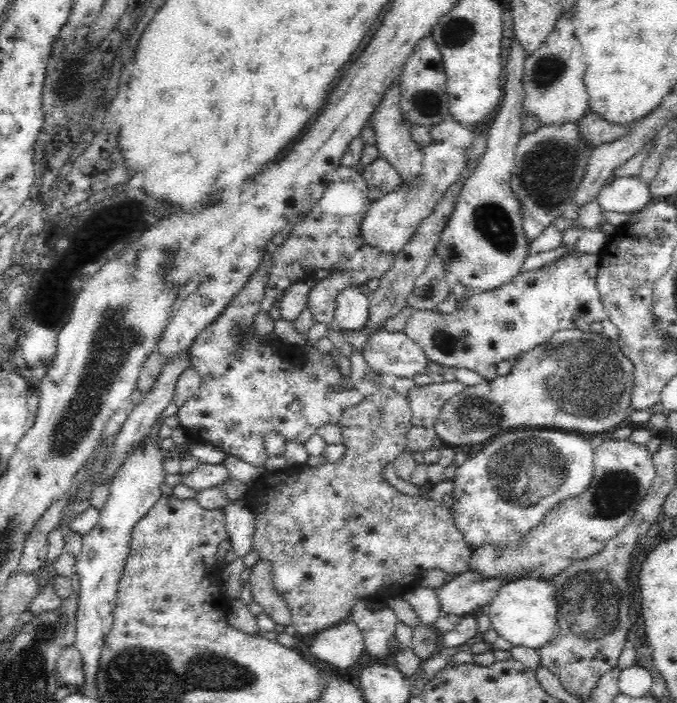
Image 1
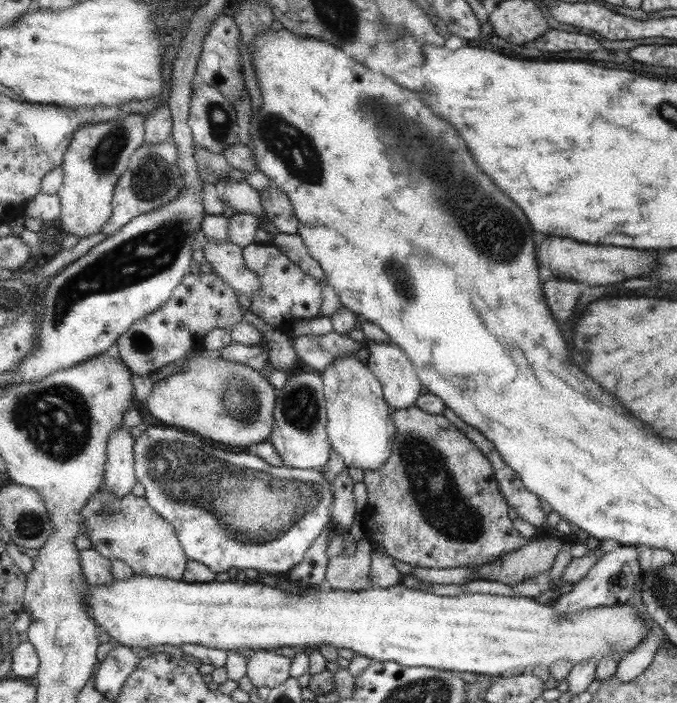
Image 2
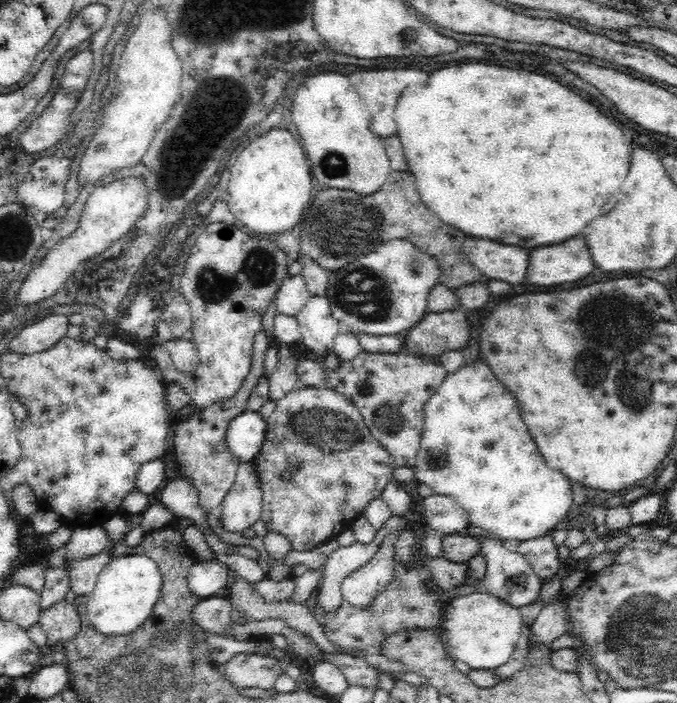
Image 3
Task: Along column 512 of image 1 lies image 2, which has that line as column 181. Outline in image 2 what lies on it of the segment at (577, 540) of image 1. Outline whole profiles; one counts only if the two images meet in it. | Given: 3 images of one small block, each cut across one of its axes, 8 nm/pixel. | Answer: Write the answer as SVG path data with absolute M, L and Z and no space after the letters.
M104 486L83 504L79 514L84 520L84 530L90 539L90 549L110 560L120 560L138 576L160 576L182 580L188 559L175 527L156 511L146 498L133 493L119 497Z

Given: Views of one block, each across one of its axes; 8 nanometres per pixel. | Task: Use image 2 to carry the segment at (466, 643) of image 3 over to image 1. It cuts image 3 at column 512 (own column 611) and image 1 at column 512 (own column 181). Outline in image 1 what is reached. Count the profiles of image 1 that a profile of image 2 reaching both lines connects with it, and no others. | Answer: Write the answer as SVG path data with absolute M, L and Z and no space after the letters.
M522 576L503 584L487 608L491 628L512 646L539 649L553 641L559 633L558 602L552 582Z

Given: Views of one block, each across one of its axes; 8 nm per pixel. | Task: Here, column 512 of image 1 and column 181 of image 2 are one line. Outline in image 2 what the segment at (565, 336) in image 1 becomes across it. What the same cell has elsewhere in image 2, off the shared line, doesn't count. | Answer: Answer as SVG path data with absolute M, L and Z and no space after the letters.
M190 351L179 370L153 384L146 399L148 412L168 424L188 432L198 432L229 448L246 449L268 440L275 426L272 410L277 396L272 384L260 372L244 363L209 358Z

